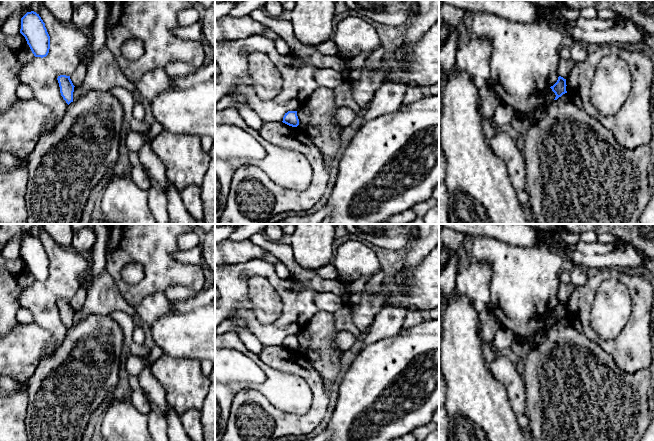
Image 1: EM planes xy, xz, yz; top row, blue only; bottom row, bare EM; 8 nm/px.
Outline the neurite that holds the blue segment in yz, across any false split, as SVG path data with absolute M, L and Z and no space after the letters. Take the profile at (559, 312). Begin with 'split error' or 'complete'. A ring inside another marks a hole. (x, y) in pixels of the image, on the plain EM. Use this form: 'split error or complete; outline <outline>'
complete; outline M559 300L557 306L553 310L550 311L556 319L554 324L557 324L563 318L567 317L566 310L567 310L566 309L566 303Z

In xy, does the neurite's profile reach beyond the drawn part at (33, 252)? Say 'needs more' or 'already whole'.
already whole

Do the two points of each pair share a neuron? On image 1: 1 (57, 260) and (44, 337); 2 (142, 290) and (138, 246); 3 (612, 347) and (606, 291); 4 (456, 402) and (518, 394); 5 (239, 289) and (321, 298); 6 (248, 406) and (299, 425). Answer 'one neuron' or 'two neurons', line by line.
1: two neurons
2: one neuron
3: two neurons
4: two neurons
5: two neurons
6: one neuron

